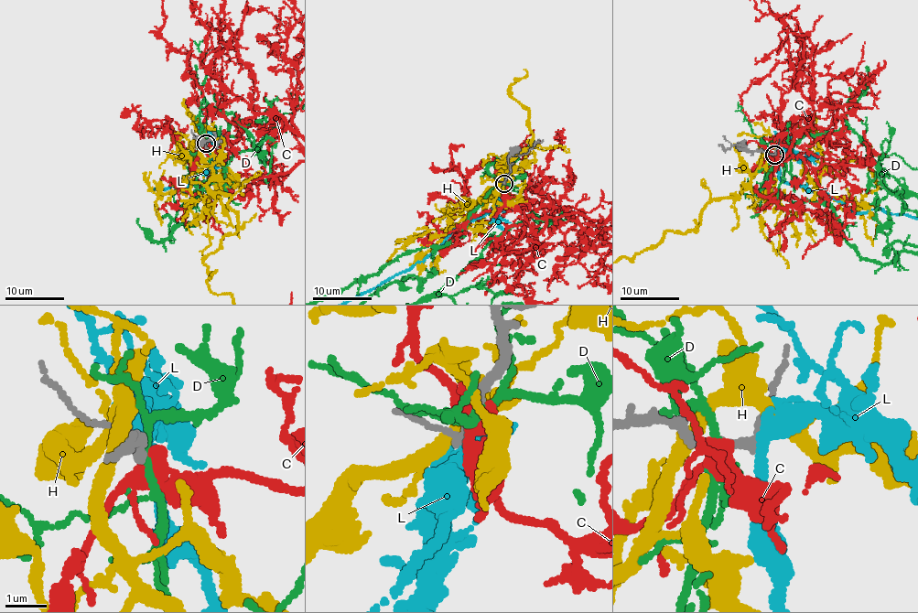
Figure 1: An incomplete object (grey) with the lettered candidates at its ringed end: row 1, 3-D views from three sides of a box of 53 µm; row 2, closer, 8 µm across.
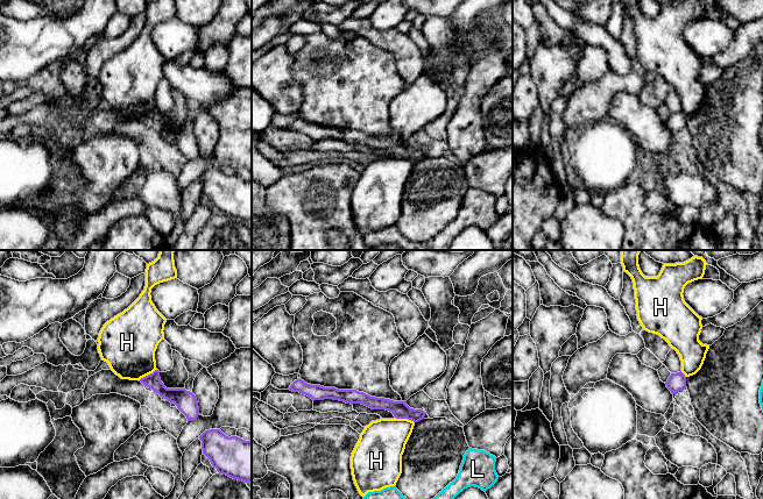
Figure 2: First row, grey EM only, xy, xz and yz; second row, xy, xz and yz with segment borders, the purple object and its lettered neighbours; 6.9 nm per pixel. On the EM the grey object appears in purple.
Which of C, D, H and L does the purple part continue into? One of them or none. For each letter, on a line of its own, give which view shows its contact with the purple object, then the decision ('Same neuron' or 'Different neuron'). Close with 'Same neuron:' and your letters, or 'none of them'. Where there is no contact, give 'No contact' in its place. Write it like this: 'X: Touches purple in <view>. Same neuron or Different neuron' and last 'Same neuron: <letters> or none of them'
C: No contact. Different neuron
D: No contact. Different neuron
H: Touches purple in xz. Different neuron
L: No contact. Different neuron
Same neuron: none of them

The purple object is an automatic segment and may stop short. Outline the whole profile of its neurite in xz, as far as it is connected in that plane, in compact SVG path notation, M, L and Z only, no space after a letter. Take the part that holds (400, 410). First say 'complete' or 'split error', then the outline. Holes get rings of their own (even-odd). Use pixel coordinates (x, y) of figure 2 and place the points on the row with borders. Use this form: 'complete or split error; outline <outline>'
complete; outline M302 379L295 380L289 390L305 394L312 400L333 399L351 405L361 404L372 409L386 409L391 412L396 419L408 419L414 422L423 420L426 414L422 409L410 408L405 401L394 401L390 399L370 397L356 390L338 390L335 387L311 385Z

